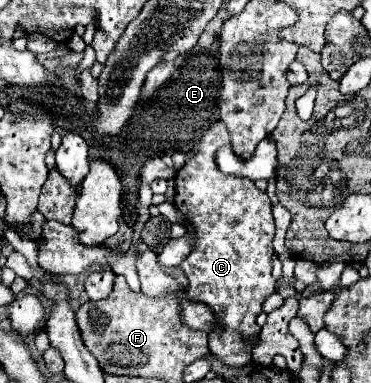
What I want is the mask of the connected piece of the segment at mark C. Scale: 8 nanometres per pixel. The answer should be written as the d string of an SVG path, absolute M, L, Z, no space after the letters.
M217 121L193 147L195 157L175 175L175 207L195 227L197 235L193 251L181 263L189 279L185 295L205 303L221 323L223 331L209 335L211 353L223 363L241 367L251 361L251 339L259 335L255 317L261 313L265 299L277 289L277 281L271 275L275 223L265 191L257 189L247 177L219 171L215 151L221 145L229 145L229 131Z

